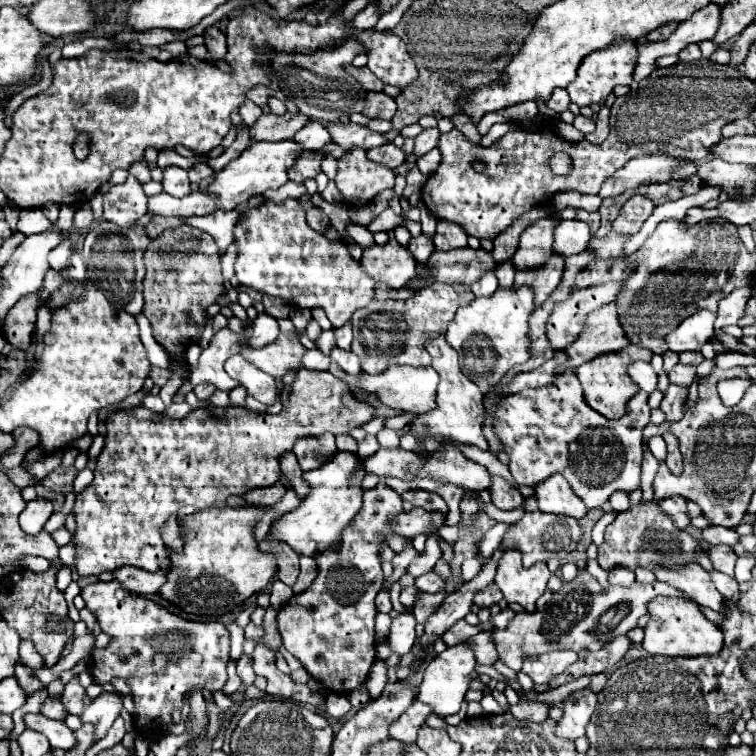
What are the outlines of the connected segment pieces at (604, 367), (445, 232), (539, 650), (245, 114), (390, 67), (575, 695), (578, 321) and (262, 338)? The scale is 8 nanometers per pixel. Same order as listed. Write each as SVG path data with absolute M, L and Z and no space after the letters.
M630 344L628 348L623 348L620 352L610 352L597 356L579 366L575 373L581 383L586 402L590 404L591 408L603 416L608 416L608 418L620 418L620 416L623 416L626 412L626 403L640 389L628 376L626 366L628 366L630 360L646 360L648 362L650 356L652 356L650 350Z
M438 220L438 226L436 226L436 234L434 234L434 248L436 250L452 250L452 248L464 248L466 246L466 232L456 226L454 222L444 222L444 220Z
M580 570L576 580L572 580L570 592L554 594L548 612L532 612L532 614L520 612L510 620L508 628L494 630L494 642L500 662L520 672L524 658L532 658L552 650L572 650L572 652L600 650L612 638L636 628L638 618L648 612L648 602L658 594L684 596L684 592L664 582L654 582L654 584L634 582L628 588L624 586L602 588L586 570Z
M244 102L244 106L240 106L240 116L246 126L252 126L252 122L256 122L260 114L262 114L262 110L258 110L258 106L254 102Z
M352 30L350 36L368 48L368 68L384 84L404 88L416 78L416 64L400 36L386 30Z
M576 690L564 700L564 716L556 726L556 736L576 740L584 736L584 728L596 708L596 694L592 690Z
M606 282L598 286L588 286L586 290L576 290L566 302L556 304L548 324L546 334L552 348L566 348L576 342L578 334L586 328L586 318L600 306L614 302L622 292L622 282Z
M258 314L258 318L250 324L250 340L248 346L258 350L262 346L268 346L276 340L276 334L280 334L278 322L276 318L272 318L270 314Z

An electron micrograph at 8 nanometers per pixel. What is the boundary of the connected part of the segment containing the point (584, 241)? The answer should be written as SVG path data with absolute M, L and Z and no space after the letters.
M562 220L556 228L554 252L560 256L572 256L586 250L590 242L590 226L580 220Z

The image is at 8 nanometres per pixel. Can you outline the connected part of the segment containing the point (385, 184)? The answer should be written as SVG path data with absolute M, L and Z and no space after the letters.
M354 148L340 158L334 178L346 202L354 208L370 204L370 200L384 188L394 188L394 170L370 160L366 152L366 148Z

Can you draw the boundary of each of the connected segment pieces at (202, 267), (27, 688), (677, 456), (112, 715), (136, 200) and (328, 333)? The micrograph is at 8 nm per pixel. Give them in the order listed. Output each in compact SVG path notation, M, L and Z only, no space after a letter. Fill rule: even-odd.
M150 252L143 255L146 266L144 278L144 310L142 314L150 320L154 338L168 350L170 358L184 356L188 346L198 344L198 332L206 320L206 310L224 294L224 282L220 272L218 254L196 254L196 252ZM174 272L174 276L170 276ZM196 282L206 282L204 288L196 288Z
M16 666L16 674L14 676L16 676L16 680L18 680L18 684L20 684L20 688L24 690L26 696L30 696L30 694L34 694L36 690L42 688L42 682L34 676L34 672L30 668Z
M664 432L662 438L668 444L668 456L666 456L666 464L670 468L672 474L680 474L682 472L682 454L680 454L680 446L678 446L678 438L670 432Z
M102 692L86 706L82 722L92 722L96 728L94 740L100 740L106 736L106 732L110 730L112 722L120 716L120 712L122 712L122 696L118 692Z
M128 176L124 184L116 184L104 194L104 218L124 228L146 214L146 204L148 198L142 184L134 176Z
M330 328L330 330L324 330L322 334L320 334L320 338L316 340L316 346L324 352L324 354L330 354L330 350L336 346L336 340L334 340L334 330Z

